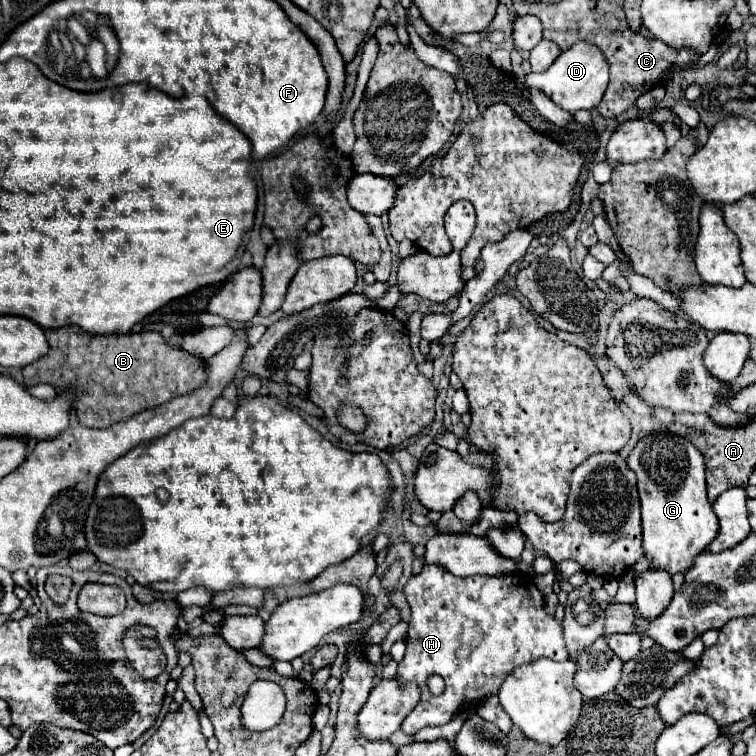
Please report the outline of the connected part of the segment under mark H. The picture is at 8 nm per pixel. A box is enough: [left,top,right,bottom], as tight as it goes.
[396,564,570,734]

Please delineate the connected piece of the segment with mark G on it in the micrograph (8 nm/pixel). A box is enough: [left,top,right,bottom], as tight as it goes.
[626,432,718,574]

